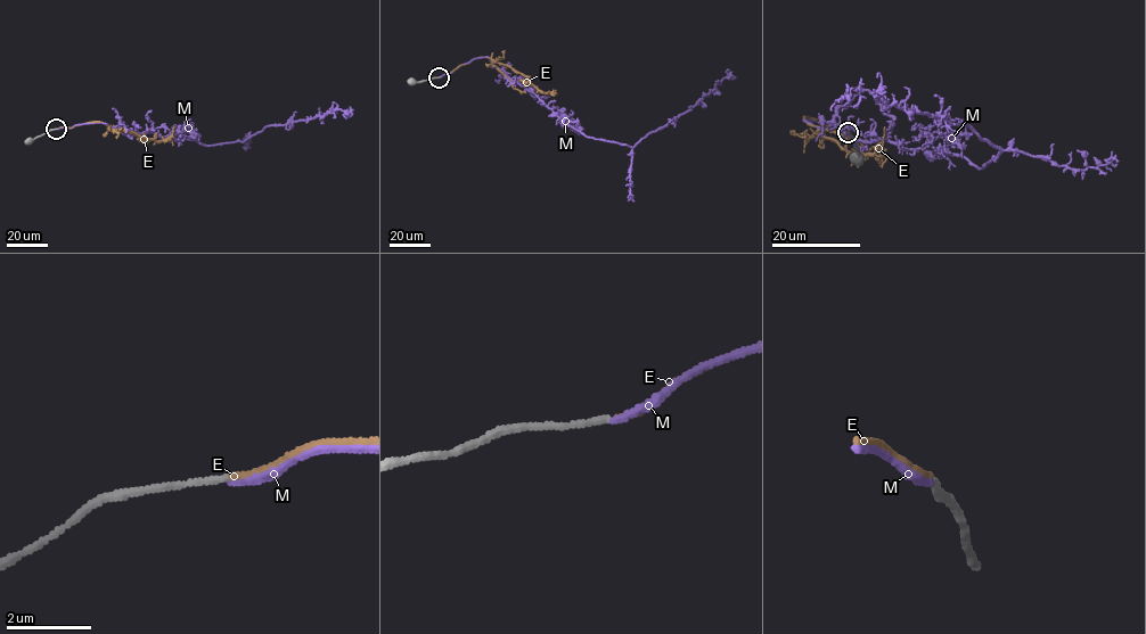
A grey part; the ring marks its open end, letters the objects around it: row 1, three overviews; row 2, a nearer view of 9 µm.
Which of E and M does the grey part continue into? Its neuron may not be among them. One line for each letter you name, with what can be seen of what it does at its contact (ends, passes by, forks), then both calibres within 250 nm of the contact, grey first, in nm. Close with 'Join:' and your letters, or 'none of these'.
E: it ends there; 140 nm thick on the grey side, 170 nm on the other
Join: E

